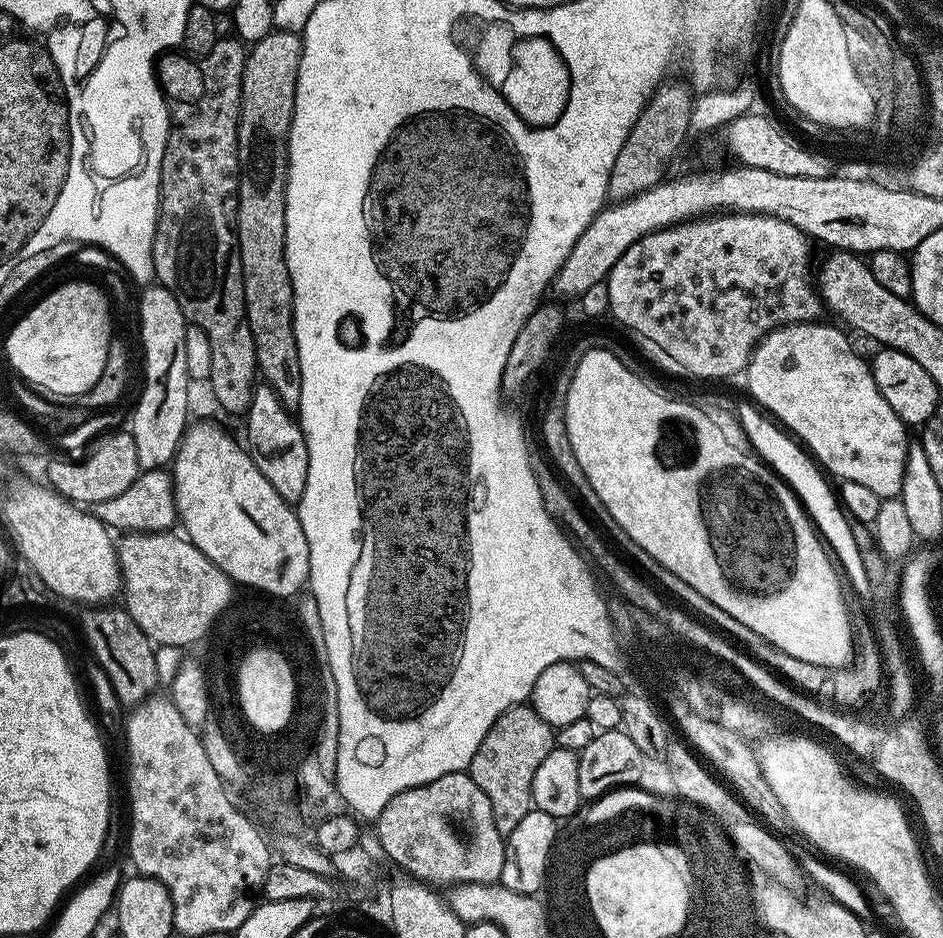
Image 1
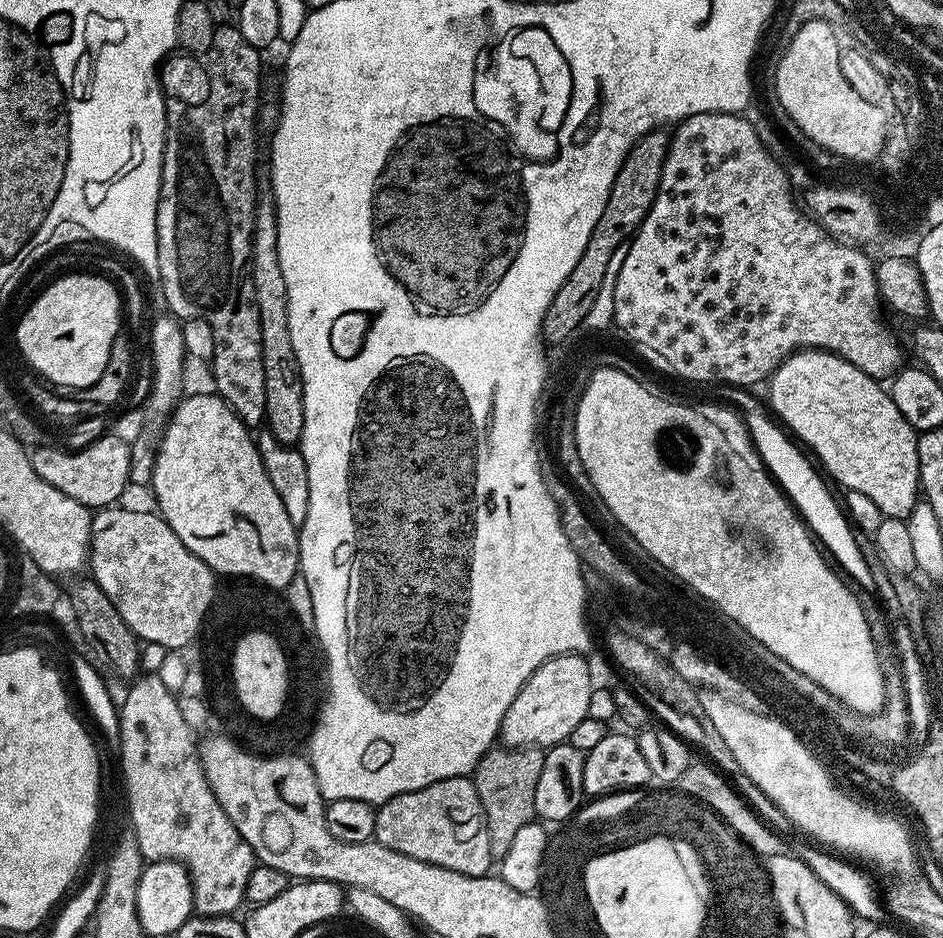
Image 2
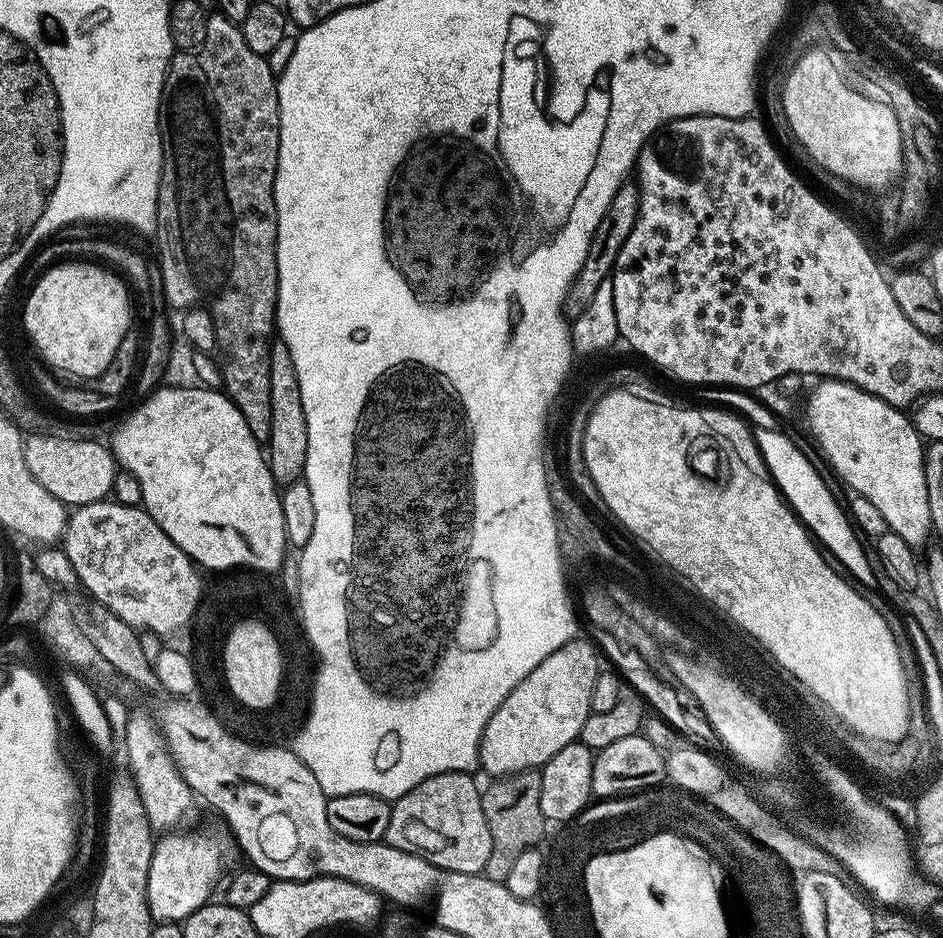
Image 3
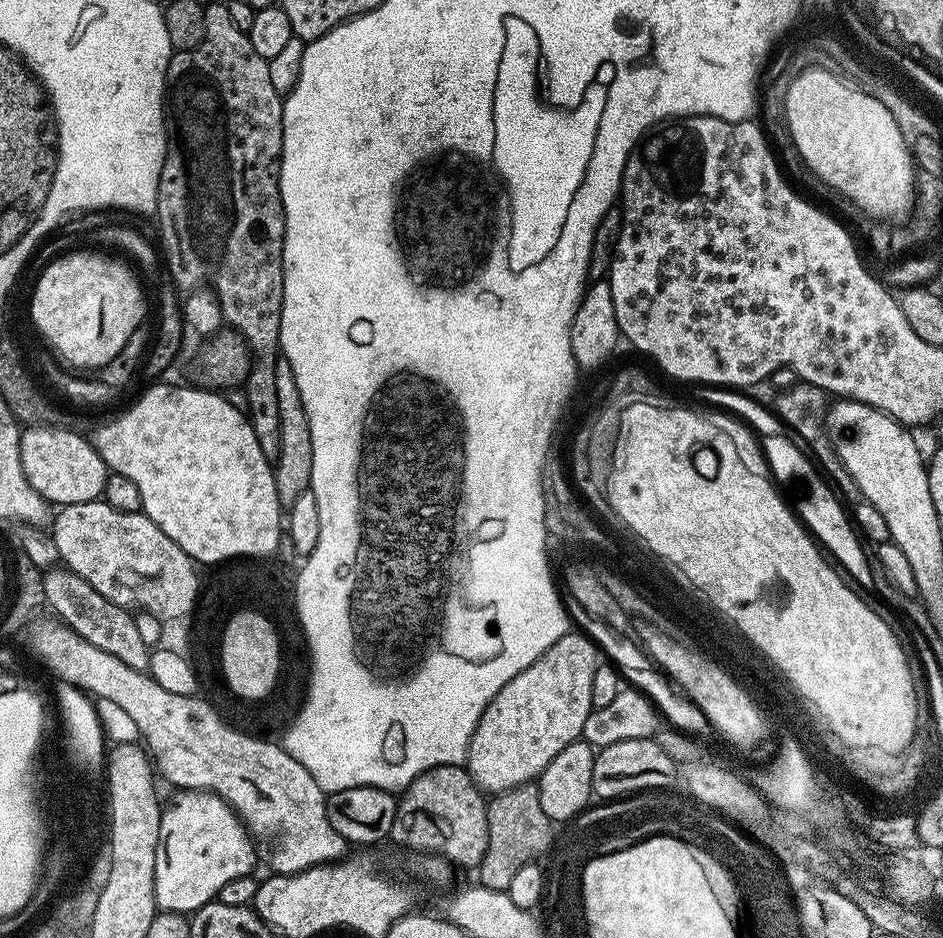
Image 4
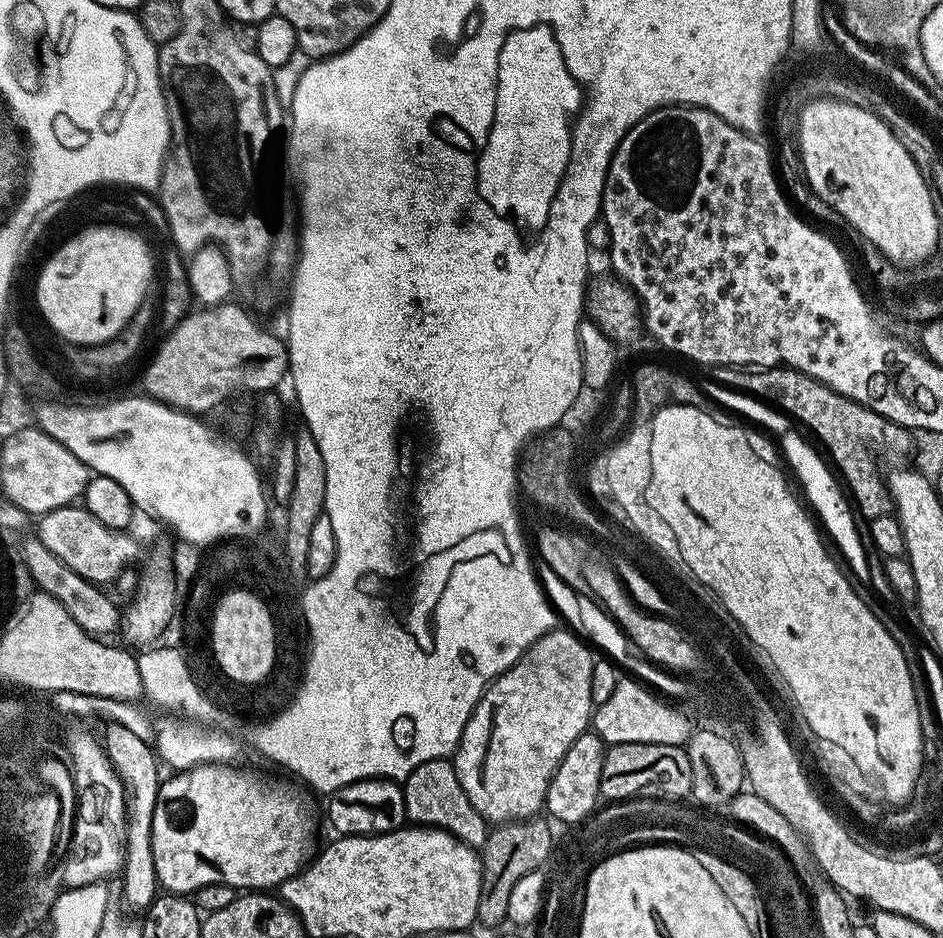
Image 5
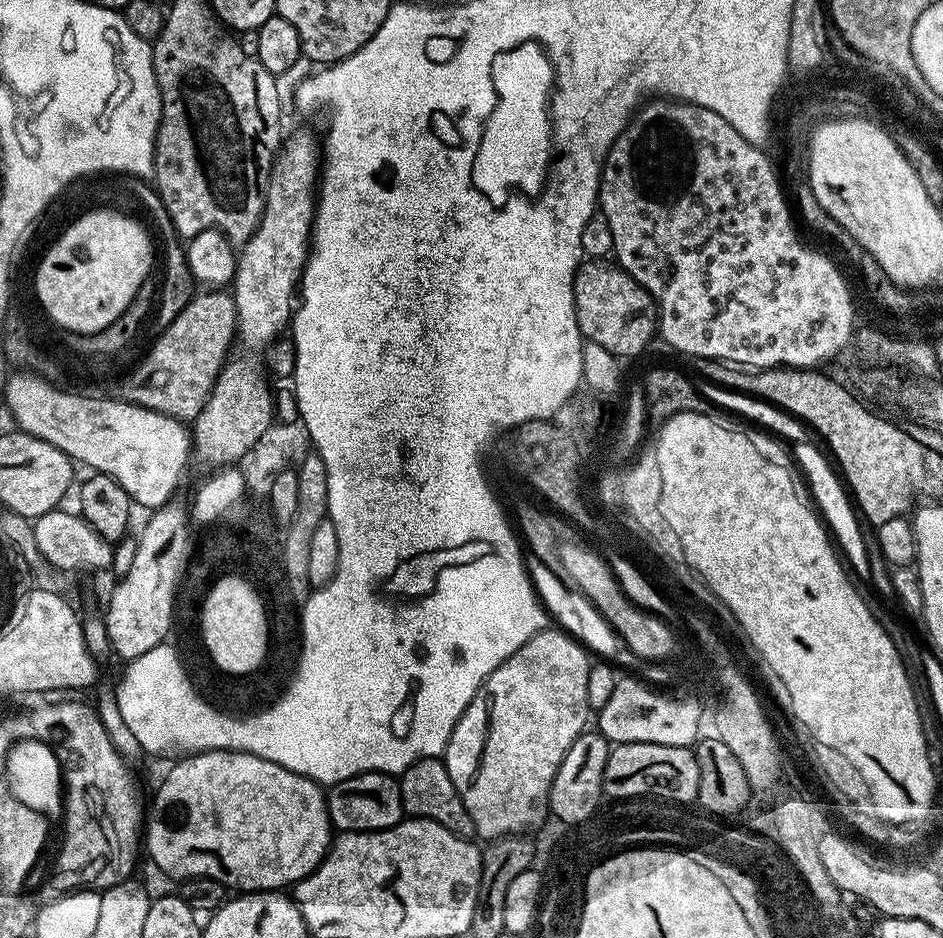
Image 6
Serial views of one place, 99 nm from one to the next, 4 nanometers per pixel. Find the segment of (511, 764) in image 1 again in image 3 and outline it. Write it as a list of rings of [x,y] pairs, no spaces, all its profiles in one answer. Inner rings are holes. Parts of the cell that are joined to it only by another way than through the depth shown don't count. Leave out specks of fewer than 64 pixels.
[[[535,767],[523,768],[520,772],[509,772],[505,776],[497,776],[491,782],[493,784],[489,788],[485,787],[480,797],[482,810],[486,814],[486,826],[490,826],[490,842],[492,843],[490,858],[486,862],[483,875],[489,876],[492,880],[504,882],[507,881],[518,854],[535,845],[536,839],[543,834],[544,827],[546,827],[540,801],[540,772]]]

